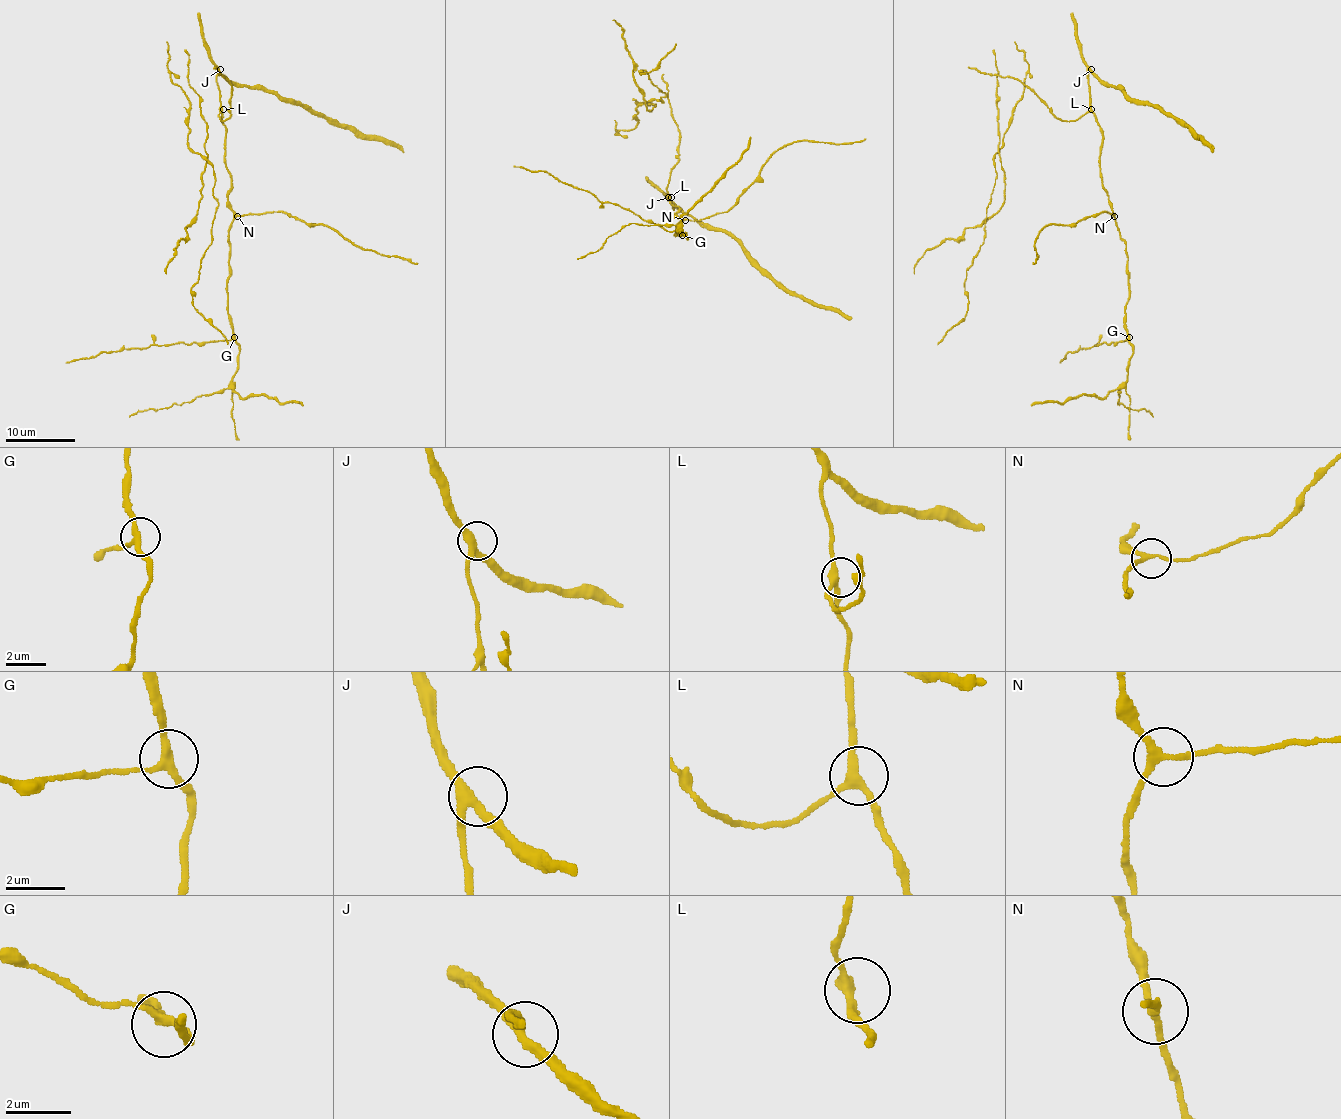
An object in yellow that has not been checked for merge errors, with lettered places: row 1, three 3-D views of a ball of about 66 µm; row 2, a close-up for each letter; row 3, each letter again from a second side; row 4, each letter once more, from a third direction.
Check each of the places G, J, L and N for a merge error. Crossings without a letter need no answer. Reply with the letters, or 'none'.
none

